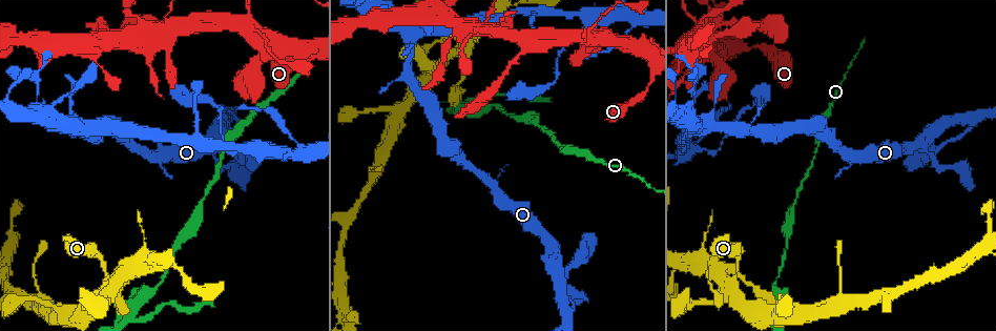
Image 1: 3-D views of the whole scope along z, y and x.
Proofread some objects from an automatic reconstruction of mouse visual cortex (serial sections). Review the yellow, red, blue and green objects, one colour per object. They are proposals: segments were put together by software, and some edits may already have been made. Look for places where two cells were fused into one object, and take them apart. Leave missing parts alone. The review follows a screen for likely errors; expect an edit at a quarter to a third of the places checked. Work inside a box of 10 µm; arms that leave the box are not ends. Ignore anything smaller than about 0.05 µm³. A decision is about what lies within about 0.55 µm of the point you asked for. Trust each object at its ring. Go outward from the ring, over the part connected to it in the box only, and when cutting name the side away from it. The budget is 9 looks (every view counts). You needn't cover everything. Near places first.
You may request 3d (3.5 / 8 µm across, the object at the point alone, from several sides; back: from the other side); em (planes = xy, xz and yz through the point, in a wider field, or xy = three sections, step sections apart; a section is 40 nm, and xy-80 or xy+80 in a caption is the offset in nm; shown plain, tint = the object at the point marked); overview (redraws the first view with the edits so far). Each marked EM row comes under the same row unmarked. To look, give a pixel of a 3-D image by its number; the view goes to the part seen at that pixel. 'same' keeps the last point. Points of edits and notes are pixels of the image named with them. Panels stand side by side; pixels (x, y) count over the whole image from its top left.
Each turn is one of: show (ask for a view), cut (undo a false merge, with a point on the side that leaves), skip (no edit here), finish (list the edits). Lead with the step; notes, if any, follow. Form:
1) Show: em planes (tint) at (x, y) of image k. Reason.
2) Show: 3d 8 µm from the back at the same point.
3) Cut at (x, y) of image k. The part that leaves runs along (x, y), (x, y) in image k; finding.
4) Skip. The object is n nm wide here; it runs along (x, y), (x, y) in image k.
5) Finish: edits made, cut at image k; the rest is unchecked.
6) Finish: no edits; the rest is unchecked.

Show: 3d 3.5 µm from the back at (130, 311) of image 1. Three arms meet.

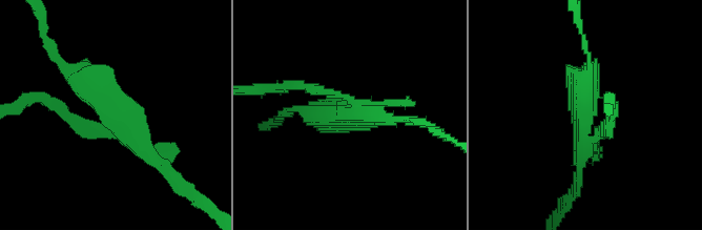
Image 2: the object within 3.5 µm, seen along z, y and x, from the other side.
Show: em xy step 5 (tint) at (347, 114) of image 2. 3 arms meet here; the arms are 150, 200, 300 nm wide; now the EM.

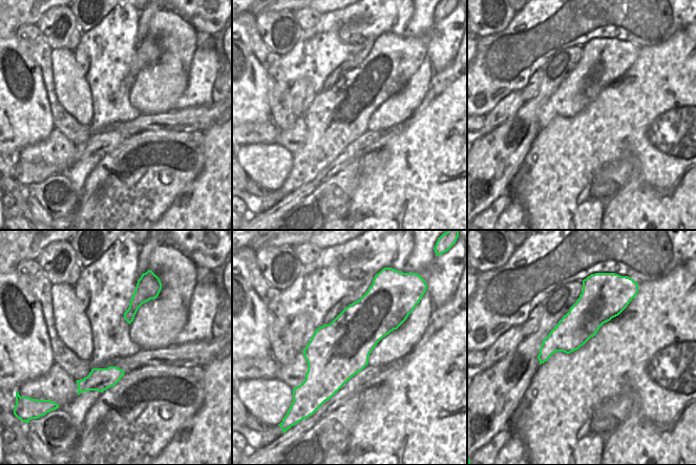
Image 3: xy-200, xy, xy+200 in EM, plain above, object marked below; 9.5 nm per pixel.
Cut at (77, 125) of image 2. The part that leaves runs along (106, 128), (25, 100) in image 2; a second cell is stuck on.

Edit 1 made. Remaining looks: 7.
Show: 3d 8 µm at (447, 64) of image 1. Arms part here.

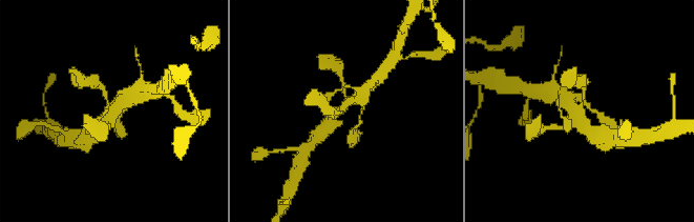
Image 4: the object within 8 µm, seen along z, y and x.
Show: em xy step 5 (tint) at the same point. 4 arms meet here; the arms are 150, 200, 300, 350 nm wide; need the tissue.

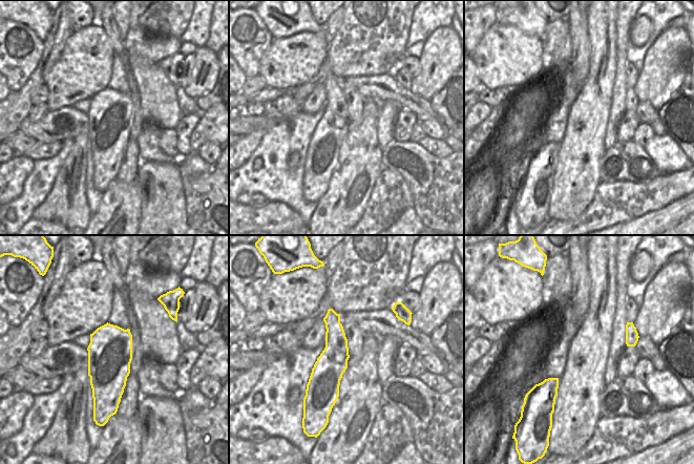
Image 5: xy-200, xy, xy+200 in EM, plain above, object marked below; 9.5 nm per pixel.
Skip. It runs along (584, 82), (579, 115), (591, 133) in image 4; continuous, no second cell.

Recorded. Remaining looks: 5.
Show: 3d 3.5 µm at (248, 29) of image 1. Four or more arms meet.

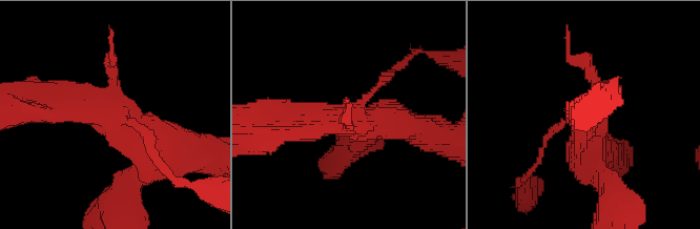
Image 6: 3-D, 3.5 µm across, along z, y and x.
Show: em xy step 5 (tint) at (119, 113) of image 6. 4 arms meet here; the arms are 100, 200, 300, 500 nm wide; need the tissue.

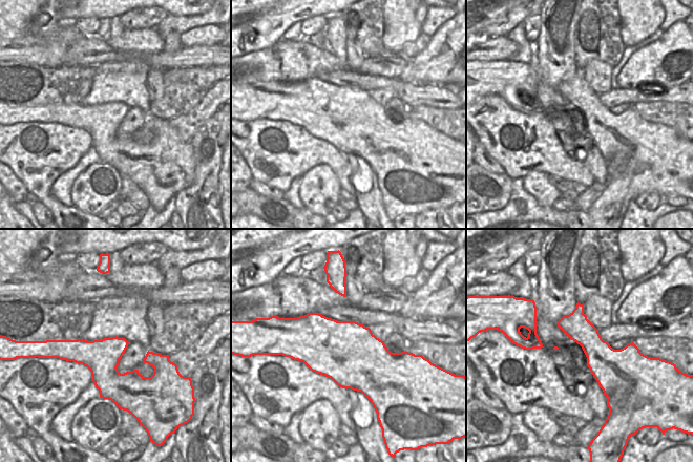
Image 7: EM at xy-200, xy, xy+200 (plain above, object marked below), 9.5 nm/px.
Skip. The object is 600 nm wide here; it runs along (62, 344), (116, 381), (149, 381), (163, 359) in image 7; continuous, no second cell.

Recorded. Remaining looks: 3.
Show: 3d 3.5 µm from the back at (164, 33) of image 1. Thin arm on a thick one.

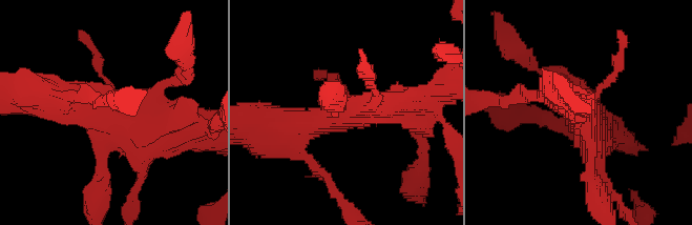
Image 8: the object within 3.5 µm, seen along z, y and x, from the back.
Show: em xy step 2 (tint) at (110, 121) of image 8. Need the tissue.

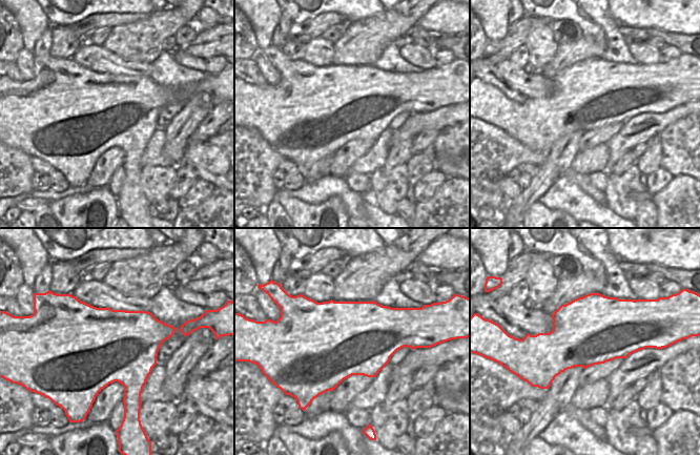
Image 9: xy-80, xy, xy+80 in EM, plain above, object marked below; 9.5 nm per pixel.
Skip. The object is 750 nm wide here; it runs along (286, 134), (347, 111), (415, 103) in image 8; continuous, no second cell.

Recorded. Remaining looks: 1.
Finish: edits made, cut at image 2; the rest is unchecked.

